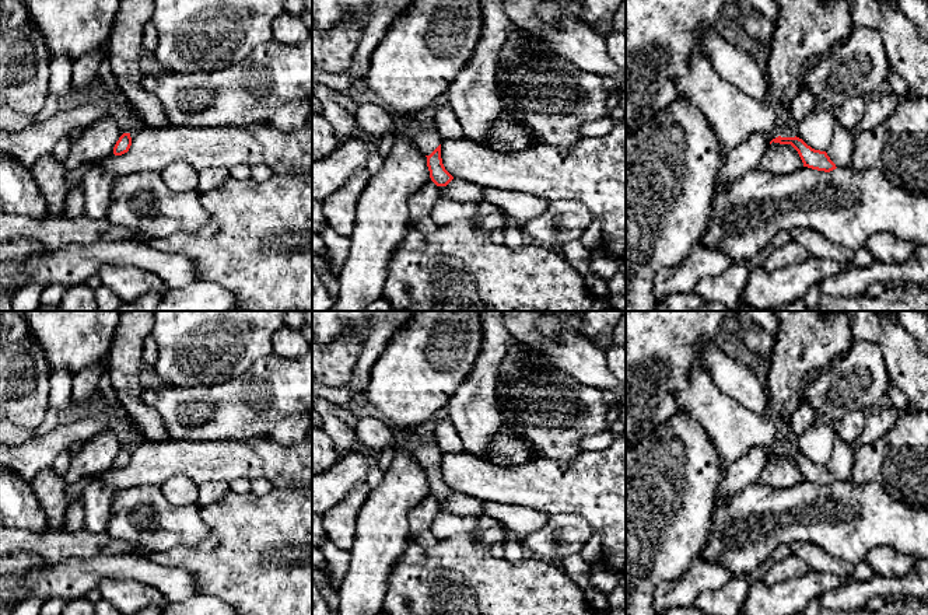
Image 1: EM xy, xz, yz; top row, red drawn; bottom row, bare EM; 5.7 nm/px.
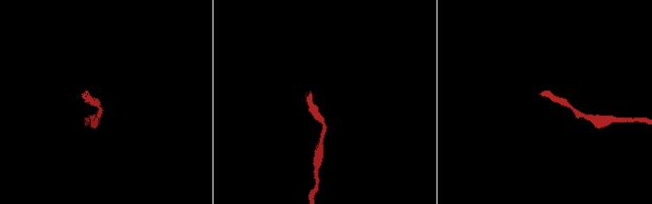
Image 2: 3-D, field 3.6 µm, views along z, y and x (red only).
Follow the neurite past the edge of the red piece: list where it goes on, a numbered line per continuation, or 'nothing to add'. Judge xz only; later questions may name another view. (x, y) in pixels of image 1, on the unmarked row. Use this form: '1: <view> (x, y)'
1: xz (427, 454)

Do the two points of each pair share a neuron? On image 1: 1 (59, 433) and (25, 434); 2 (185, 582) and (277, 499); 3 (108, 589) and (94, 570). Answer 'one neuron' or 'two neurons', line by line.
1: two neurons
2: two neurons
3: two neurons

